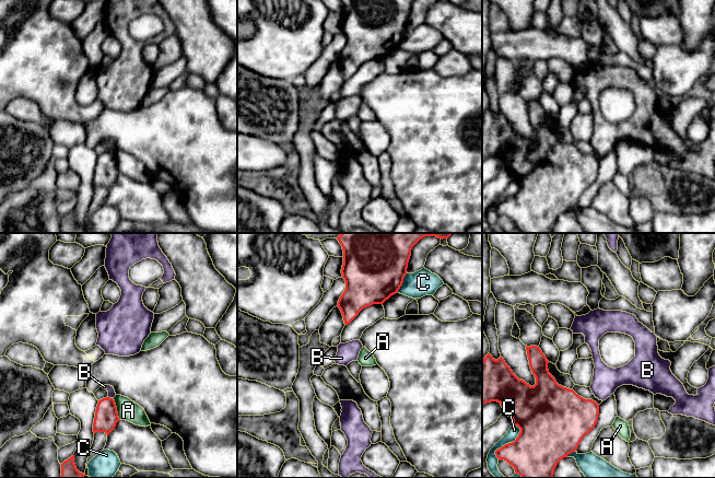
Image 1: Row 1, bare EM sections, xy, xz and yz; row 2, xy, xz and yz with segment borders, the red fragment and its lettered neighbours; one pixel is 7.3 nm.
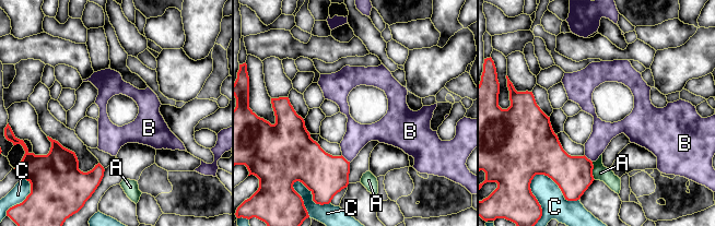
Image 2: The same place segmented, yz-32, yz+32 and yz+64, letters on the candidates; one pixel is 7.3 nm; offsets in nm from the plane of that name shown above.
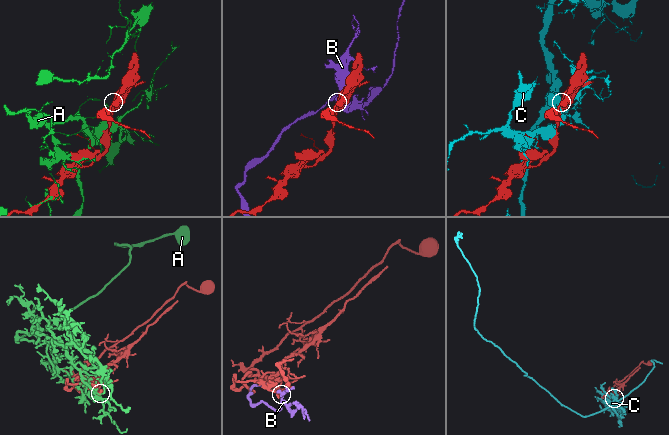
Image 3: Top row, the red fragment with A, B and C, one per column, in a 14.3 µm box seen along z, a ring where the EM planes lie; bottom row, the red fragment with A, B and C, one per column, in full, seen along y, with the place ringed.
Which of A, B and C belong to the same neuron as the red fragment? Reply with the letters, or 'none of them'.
none of them

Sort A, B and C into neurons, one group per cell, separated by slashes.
A / B / C

